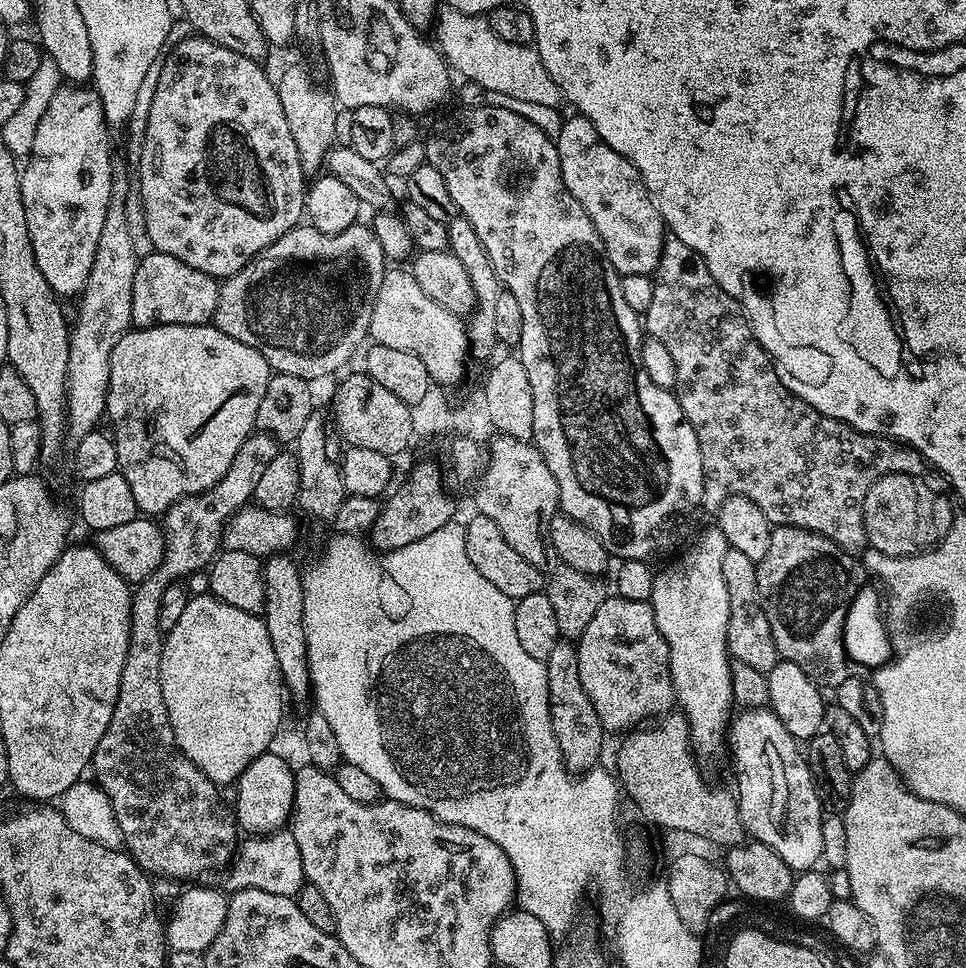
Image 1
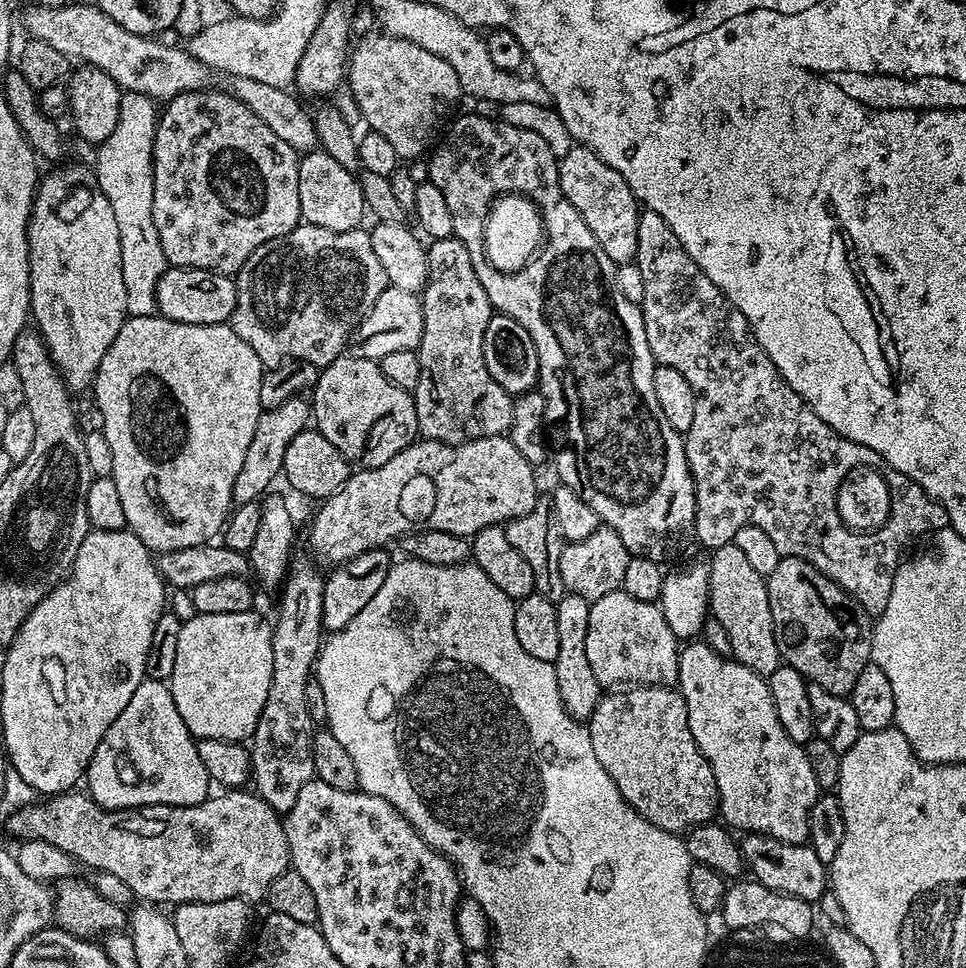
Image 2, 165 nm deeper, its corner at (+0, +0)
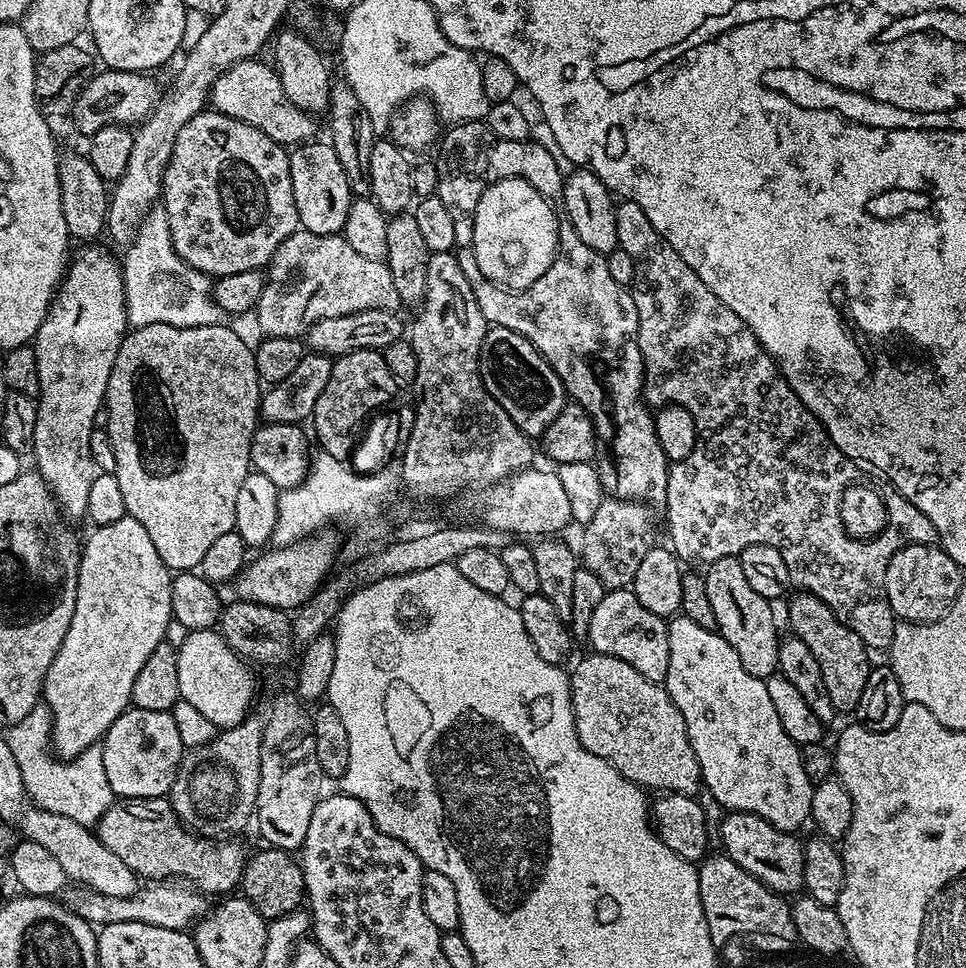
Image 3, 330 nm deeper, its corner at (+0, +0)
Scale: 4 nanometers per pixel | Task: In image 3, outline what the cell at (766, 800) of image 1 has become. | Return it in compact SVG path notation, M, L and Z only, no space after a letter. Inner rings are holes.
M677 614L671 617L667 621L667 626L668 637L670 638L670 666L666 670L666 678L662 683L665 690L670 694L674 706L678 706L678 710L686 722L690 746L698 758L703 787L705 789L708 787L709 794L724 807L724 810L749 812L755 816L761 816L766 822L770 822L778 830L782 830L783 832L795 833L797 830L800 830L796 828L802 827L804 823L807 825L812 814L812 790L814 781L809 778L802 766L802 758L800 757L801 745L794 743L790 738L790 734L786 734L786 730L782 730L782 722L778 719L778 714L774 710L774 702L770 702L770 694L766 690L764 681L754 678L754 674L749 674L742 667L742 661L738 659L738 654L734 654L733 648L730 647L730 642L726 642L726 638L722 638L719 632L706 630L702 626L698 626L698 622L686 618L683 614Z

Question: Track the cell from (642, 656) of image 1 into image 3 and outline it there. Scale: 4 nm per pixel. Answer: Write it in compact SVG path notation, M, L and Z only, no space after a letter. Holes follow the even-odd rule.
M628 588L605 591L602 602L598 602L594 609L594 618L590 618L586 640L592 643L593 653L622 658L622 662L630 662L638 674L651 680L663 682L666 678L670 666L670 638L665 617L650 614L650 610L646 610Z

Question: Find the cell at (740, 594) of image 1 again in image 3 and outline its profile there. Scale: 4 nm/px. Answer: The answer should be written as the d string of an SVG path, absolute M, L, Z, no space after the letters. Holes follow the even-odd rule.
M734 556L718 558L707 565L703 578L710 606L714 610L716 631L726 638L726 642L730 642L734 654L738 654L738 659L742 661L742 667L749 674L754 674L754 678L765 681L773 676L778 670L778 646L782 639L781 633L776 633L773 601L762 598L762 594L751 588L739 559Z

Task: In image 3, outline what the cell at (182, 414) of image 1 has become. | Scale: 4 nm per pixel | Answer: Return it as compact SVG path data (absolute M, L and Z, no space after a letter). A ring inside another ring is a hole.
M227 323L211 324L210 326L194 326L193 328L175 328L174 326L166 326L165 324L155 324L154 326L142 326L141 328L132 328L125 335L122 346L118 350L118 358L114 358L114 370L110 370L110 382L106 386L106 394L104 402L106 405L106 416L108 412L108 421L106 427L110 434L110 442L114 446L114 458L116 459L116 477L118 478L118 487L122 490L122 499L126 501L126 510L128 515L133 516L138 522L142 522L142 526L146 526L146 534L150 534L150 542L154 542L154 550L158 550L158 558L162 558L162 562L173 573L186 572L189 570L199 569L202 558L206 554L206 550L221 534L233 531L236 527L236 519L234 518L234 506L238 503L238 490L242 490L242 482L246 478L246 474L252 468L252 459L250 458L250 446L252 445L252 435L255 434L258 427L258 417L260 416L260 397L262 395L262 381L258 370L256 369L256 354L253 345L247 344L238 333L232 328L227 328Z

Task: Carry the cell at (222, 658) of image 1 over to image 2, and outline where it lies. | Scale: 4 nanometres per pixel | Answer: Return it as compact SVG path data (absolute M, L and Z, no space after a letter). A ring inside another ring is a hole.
M253 610L242 614L197 614L189 621L181 623L178 634L178 658L174 662L174 674L170 681L174 706L178 706L178 714L182 714L182 722L192 732L193 737L201 740L234 740L244 742L256 731L262 710L266 706L266 698L270 694L270 678L274 674L274 650L272 649L272 624L264 621Z

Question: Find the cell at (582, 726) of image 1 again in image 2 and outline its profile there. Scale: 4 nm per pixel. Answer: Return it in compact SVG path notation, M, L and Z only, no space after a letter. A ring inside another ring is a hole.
M565 591L564 597L555 601L555 605L558 614L558 658L555 663L558 694L570 718L587 722L594 714L602 695L602 685L598 682L598 678L594 678L594 670L590 670L590 661L586 658L586 630L590 626L590 601L578 594Z

